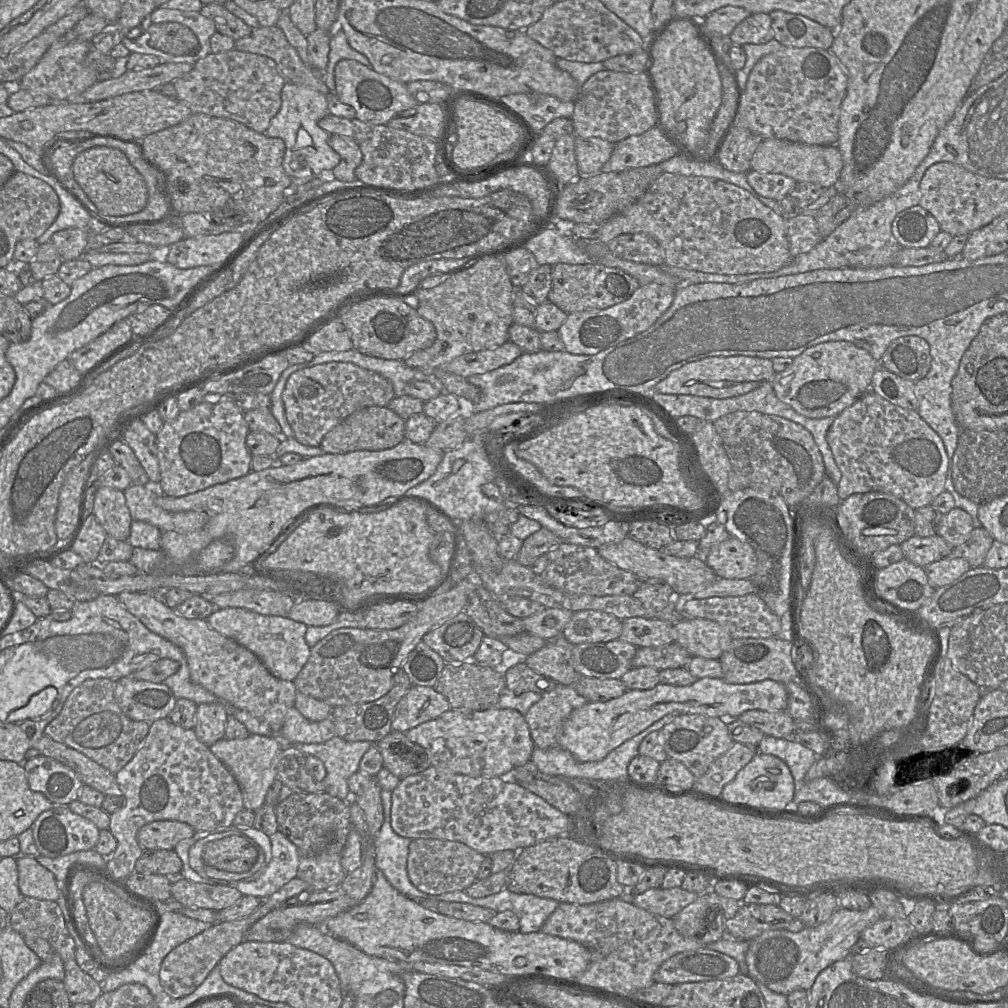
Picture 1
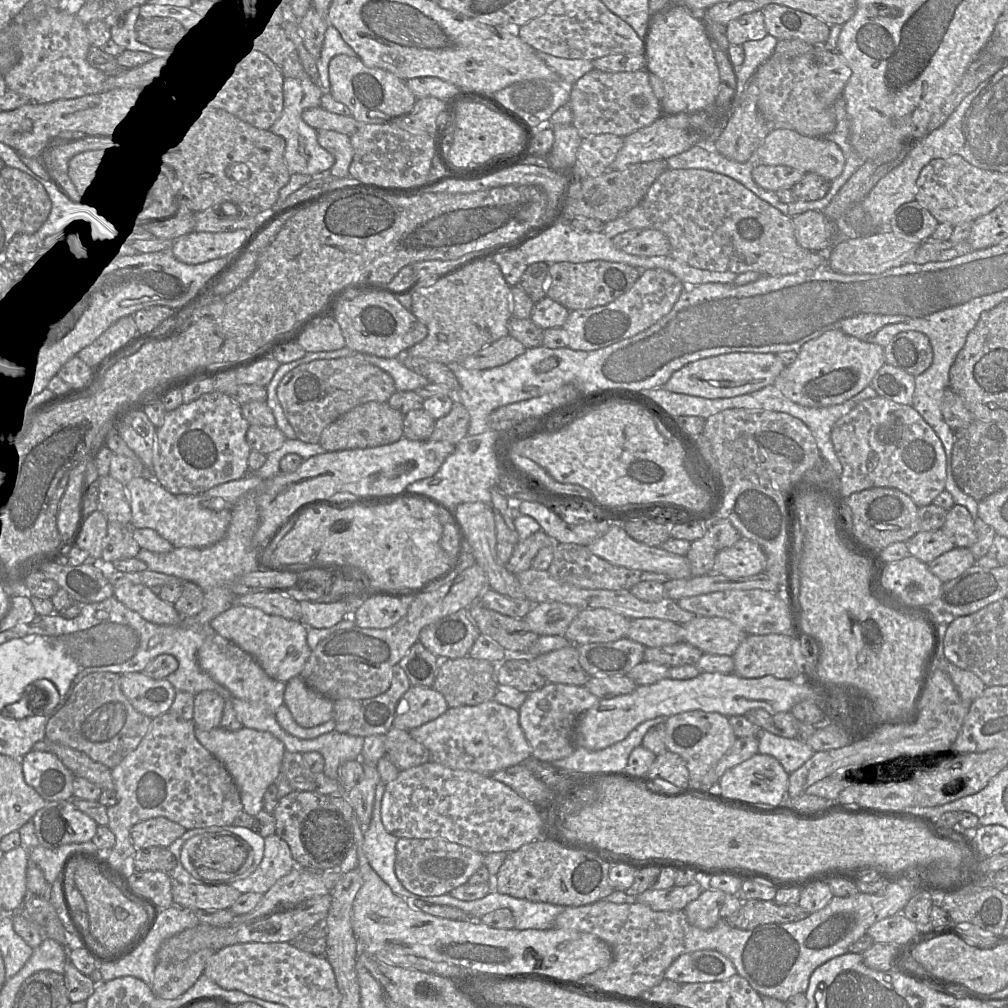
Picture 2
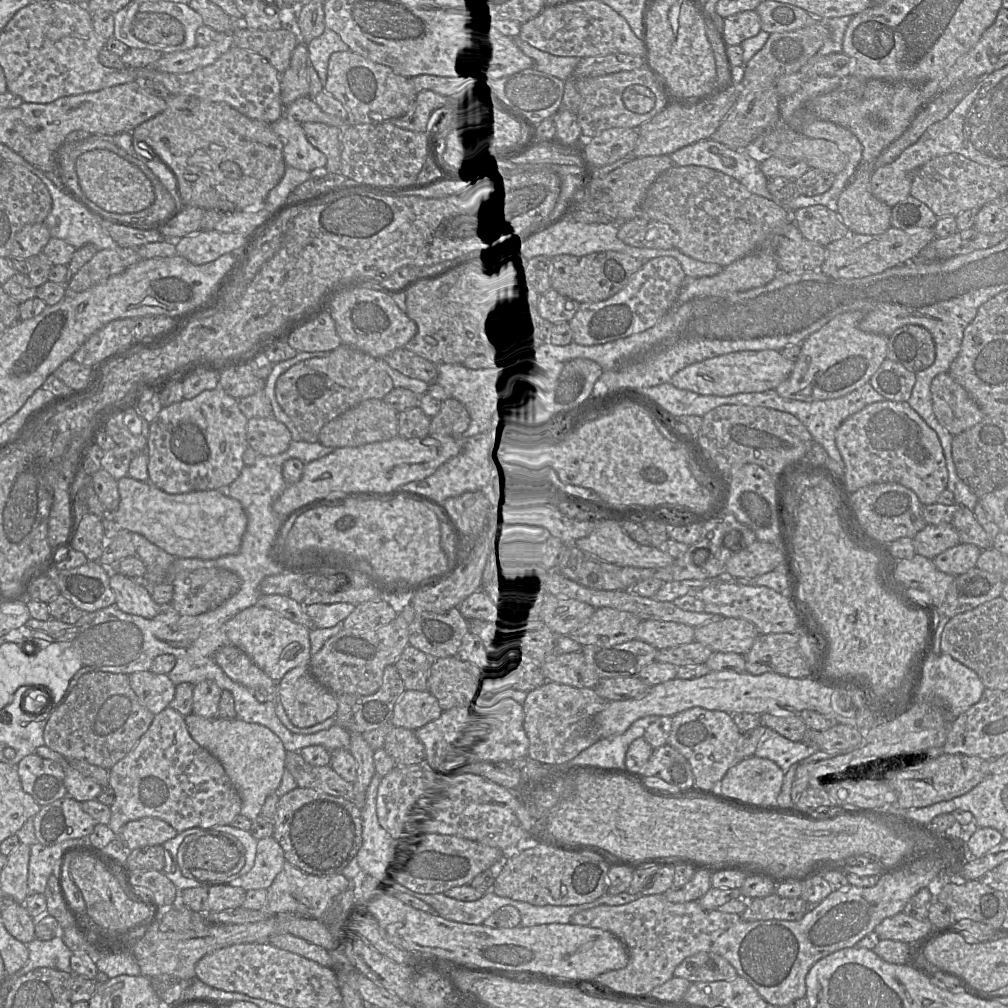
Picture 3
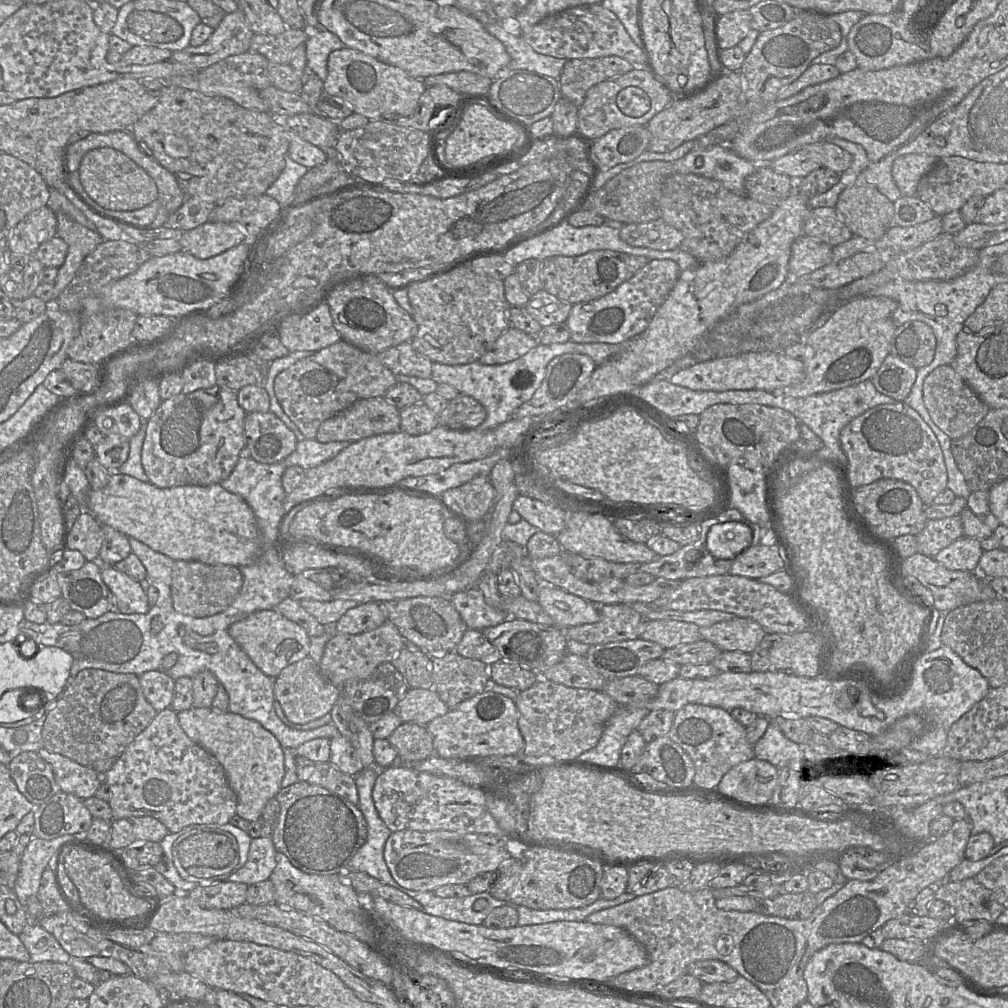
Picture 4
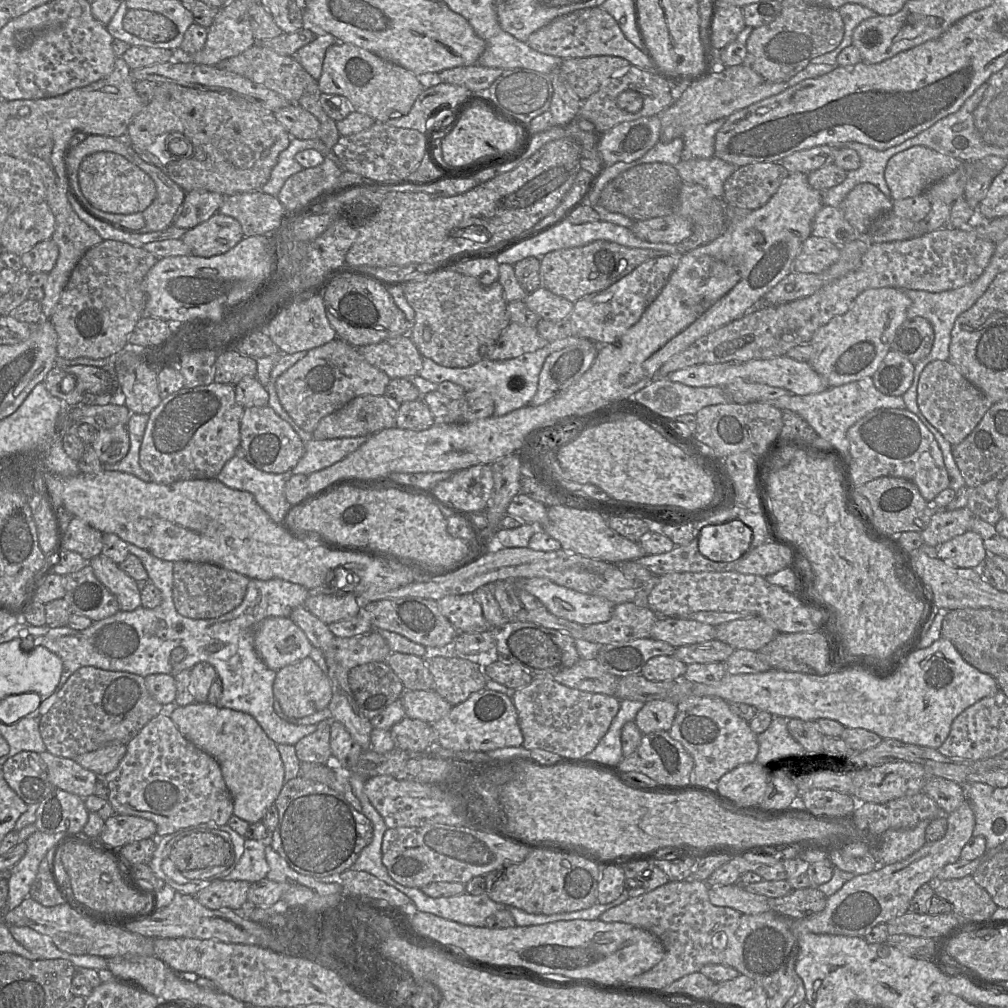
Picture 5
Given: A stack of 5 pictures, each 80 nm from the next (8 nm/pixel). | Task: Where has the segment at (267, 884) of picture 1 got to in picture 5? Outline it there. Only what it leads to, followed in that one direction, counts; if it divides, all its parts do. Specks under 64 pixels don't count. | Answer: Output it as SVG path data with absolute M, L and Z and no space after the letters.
M245 839L244 852L233 871L224 880L244 880L250 883L267 878L269 865L265 856L267 841Z

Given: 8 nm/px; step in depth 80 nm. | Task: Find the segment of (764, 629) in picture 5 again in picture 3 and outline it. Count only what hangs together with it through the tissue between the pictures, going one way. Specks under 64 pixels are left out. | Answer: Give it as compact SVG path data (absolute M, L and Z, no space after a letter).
M723 617L695 627L694 640L713 652L732 652L745 656L760 635L748 620Z

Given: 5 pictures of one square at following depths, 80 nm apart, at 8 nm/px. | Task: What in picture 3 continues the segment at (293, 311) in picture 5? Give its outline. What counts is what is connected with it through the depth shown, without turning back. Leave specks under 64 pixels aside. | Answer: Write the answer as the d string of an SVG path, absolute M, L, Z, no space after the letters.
M330 313L299 328L286 341L297 352L333 351L342 344Z

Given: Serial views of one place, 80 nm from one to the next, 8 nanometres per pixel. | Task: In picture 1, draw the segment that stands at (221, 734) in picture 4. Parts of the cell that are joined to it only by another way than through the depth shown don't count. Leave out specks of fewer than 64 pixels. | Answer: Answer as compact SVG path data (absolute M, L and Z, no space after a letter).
M250 734L244 739L223 738L209 747L233 774L240 785L244 809L255 811L265 803L265 796L271 783L276 779L276 761L282 750L282 742L275 736Z

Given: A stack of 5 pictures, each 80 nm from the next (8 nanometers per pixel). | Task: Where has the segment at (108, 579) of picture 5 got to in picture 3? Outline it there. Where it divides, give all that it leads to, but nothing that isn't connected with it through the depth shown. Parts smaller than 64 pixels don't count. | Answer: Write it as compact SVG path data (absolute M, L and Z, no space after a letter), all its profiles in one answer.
M110 572L109 584L115 596L115 606L122 612L147 619L154 618L161 612L162 606L152 599L139 580Z

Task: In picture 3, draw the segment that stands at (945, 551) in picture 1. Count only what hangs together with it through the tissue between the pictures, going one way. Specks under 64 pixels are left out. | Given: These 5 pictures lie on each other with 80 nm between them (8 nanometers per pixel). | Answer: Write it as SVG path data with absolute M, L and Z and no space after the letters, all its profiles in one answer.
M952 523L927 524L912 538L912 541L915 553L931 560L960 543Z

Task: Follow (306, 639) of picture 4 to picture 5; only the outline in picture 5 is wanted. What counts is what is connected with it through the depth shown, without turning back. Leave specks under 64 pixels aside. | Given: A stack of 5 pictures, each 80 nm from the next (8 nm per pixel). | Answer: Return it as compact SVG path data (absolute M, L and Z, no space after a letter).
M268 617L256 628L256 652L271 670L299 662L308 657L313 646L306 634L289 617Z

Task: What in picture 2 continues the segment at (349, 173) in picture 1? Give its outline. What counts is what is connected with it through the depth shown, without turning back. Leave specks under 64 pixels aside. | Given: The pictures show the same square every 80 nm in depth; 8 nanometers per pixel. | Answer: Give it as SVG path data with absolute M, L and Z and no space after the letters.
M322 129L317 130L317 140L320 146L330 152L335 159L329 170L331 176L336 178L349 177L349 167L354 154L350 136Z

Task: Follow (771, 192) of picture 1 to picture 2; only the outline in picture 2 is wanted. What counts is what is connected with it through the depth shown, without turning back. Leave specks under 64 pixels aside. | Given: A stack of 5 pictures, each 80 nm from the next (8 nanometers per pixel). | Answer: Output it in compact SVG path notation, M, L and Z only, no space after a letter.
M756 165L752 171L755 183L761 188L776 192L791 189L805 174L797 169L784 166Z

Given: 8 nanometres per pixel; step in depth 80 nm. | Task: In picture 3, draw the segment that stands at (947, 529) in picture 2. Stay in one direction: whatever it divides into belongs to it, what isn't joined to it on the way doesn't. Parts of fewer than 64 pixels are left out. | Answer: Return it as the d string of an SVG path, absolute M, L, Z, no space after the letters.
M960 506L951 521L956 529L960 543L973 544L981 550L992 547L988 534L977 521L973 511Z

